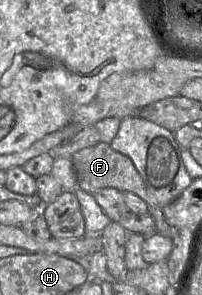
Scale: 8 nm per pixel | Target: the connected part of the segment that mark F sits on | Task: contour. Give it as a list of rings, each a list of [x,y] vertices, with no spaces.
[[[99,142],[96,145],[77,151],[70,158],[77,175],[78,187],[89,194],[93,194],[104,188],[115,188],[120,192],[134,193],[146,202],[148,214],[155,221],[156,232],[161,236],[173,238],[174,228],[166,221],[161,207],[156,204],[152,195],[149,194],[141,176],[129,157],[114,151],[110,144]]]

